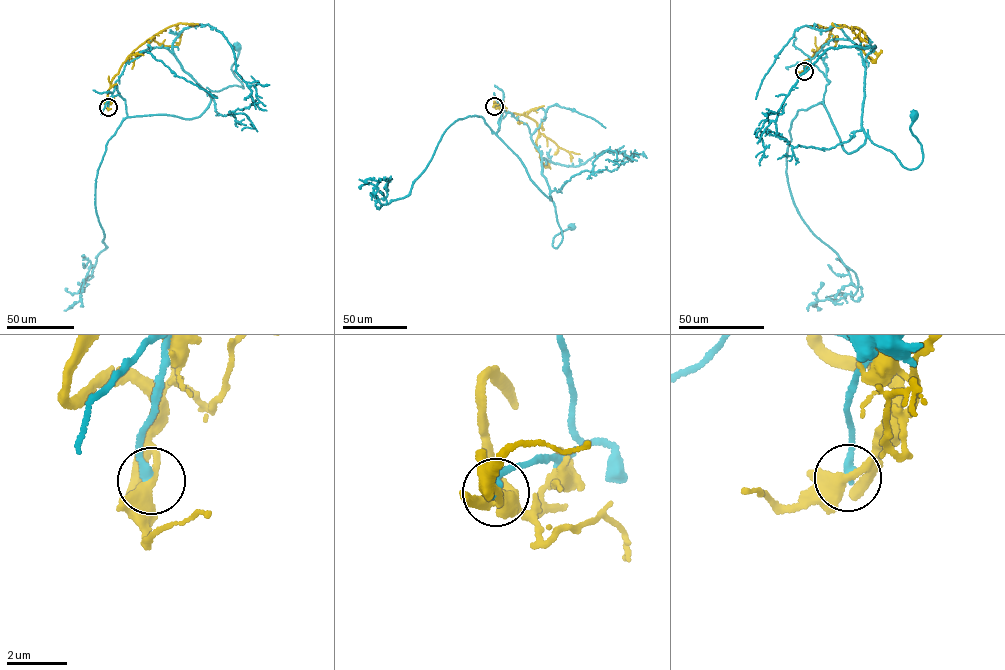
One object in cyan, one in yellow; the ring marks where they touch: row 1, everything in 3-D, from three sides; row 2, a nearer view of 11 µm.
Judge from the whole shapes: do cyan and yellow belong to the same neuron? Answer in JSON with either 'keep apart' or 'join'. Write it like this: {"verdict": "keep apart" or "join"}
{"verdict": "keep apart"}

